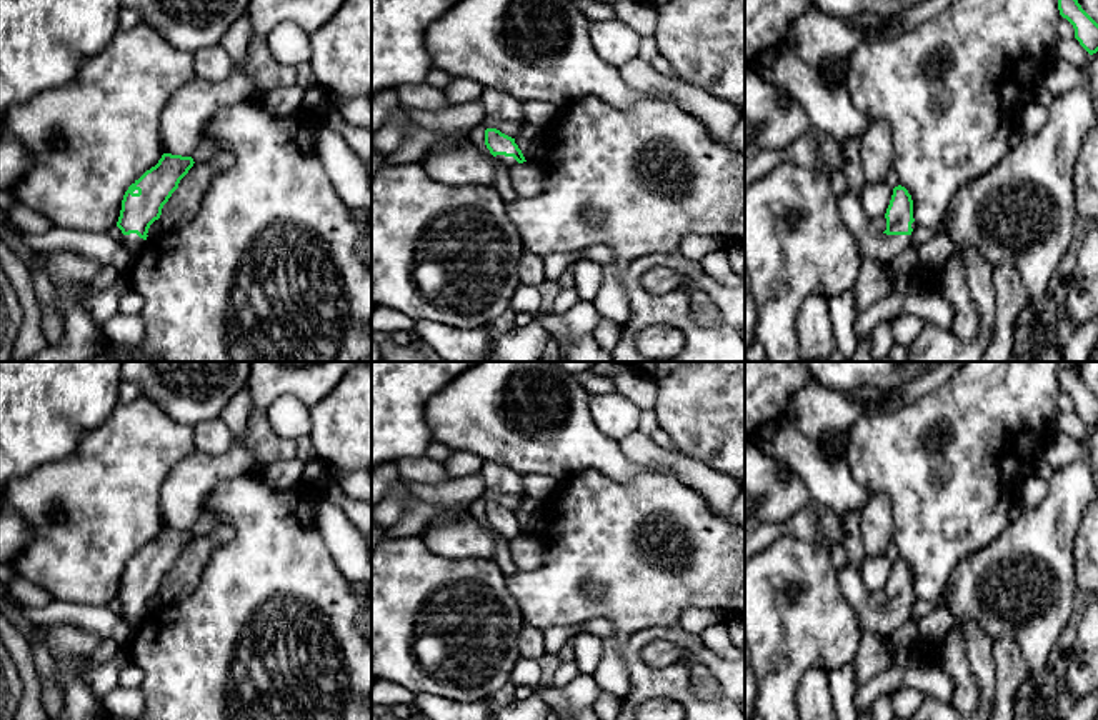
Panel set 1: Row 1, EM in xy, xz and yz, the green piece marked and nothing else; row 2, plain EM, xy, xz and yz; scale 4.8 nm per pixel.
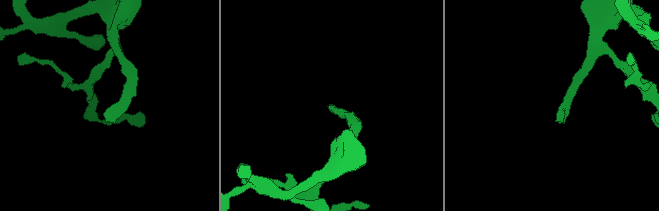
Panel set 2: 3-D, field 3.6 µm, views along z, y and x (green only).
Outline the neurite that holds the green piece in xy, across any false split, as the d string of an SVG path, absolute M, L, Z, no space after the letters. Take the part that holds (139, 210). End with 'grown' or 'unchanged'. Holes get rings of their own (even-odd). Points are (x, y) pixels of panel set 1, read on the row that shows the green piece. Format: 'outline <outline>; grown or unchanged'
outline M163 153L155 167L128 187L117 227L123 233L122 245L130 253L142 250L150 225L160 218L163 205L193 163L192 157Z; grown

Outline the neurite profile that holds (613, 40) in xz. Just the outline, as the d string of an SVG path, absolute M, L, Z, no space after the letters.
M613 18L591 22L590 40L596 55L618 68L638 58L641 37L625 22Z

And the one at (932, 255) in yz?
M940 233L918 245L916 252L918 263L925 268L925 272L938 273L953 253L953 242L948 233Z

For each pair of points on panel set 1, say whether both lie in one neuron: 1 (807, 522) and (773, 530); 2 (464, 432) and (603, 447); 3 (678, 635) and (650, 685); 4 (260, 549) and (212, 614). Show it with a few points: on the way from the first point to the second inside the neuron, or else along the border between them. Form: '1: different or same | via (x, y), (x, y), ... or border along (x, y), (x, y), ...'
1: same | via (798, 525), (782, 529)
2: same | via (499, 432), (517, 434), (529, 442), (568, 442)
3: same | via (690, 652), (690, 660), (667, 682)
4: same | via (260, 565), (229, 597)

